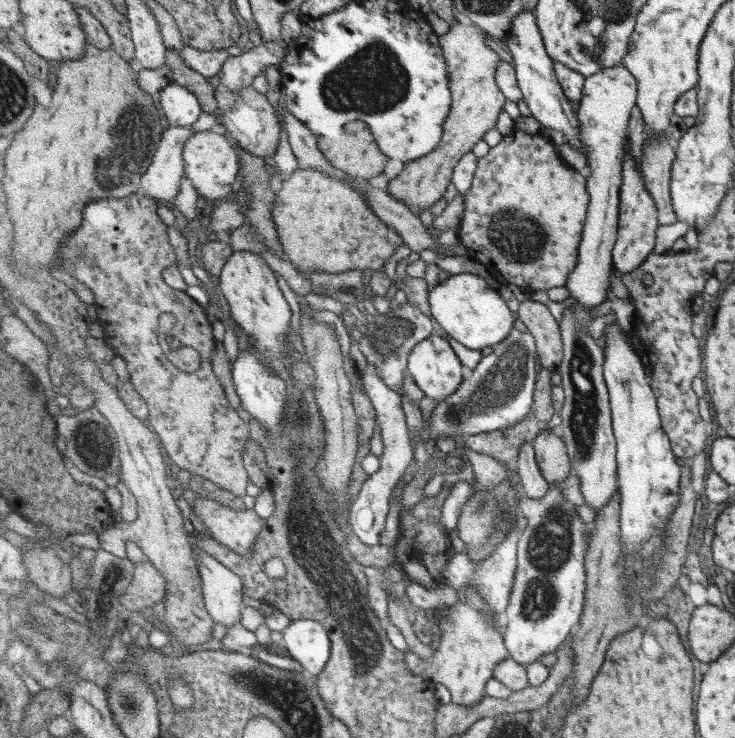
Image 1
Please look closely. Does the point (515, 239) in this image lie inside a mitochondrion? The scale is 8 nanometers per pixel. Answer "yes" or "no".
yes

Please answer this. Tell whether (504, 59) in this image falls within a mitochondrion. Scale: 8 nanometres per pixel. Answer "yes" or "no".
no

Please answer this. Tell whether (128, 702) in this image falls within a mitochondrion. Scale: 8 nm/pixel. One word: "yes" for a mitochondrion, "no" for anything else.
yes

